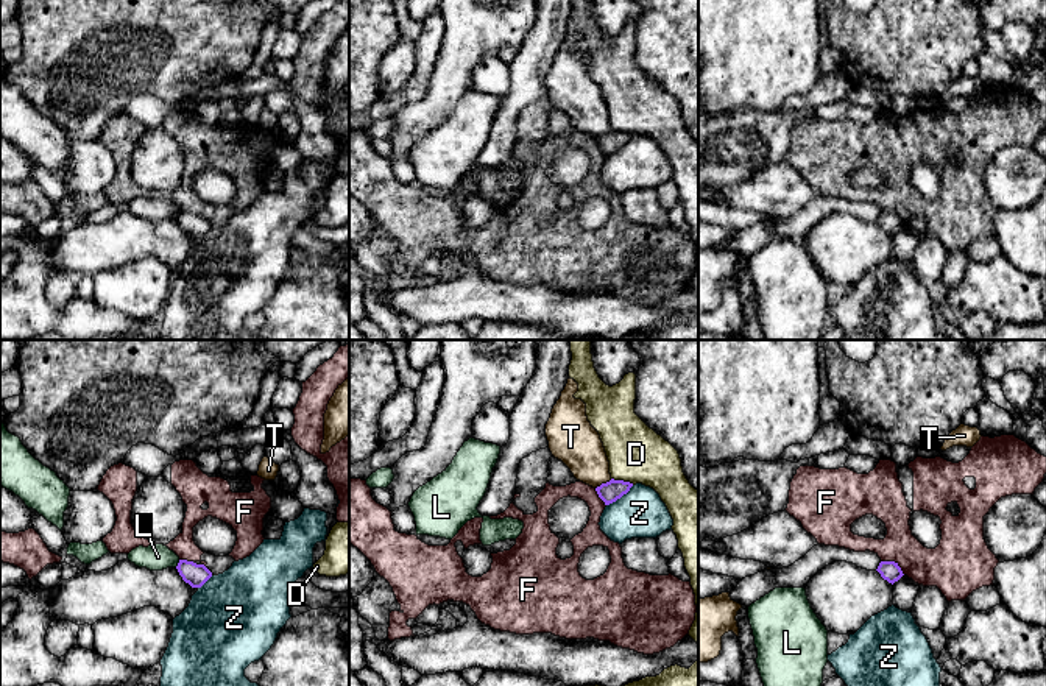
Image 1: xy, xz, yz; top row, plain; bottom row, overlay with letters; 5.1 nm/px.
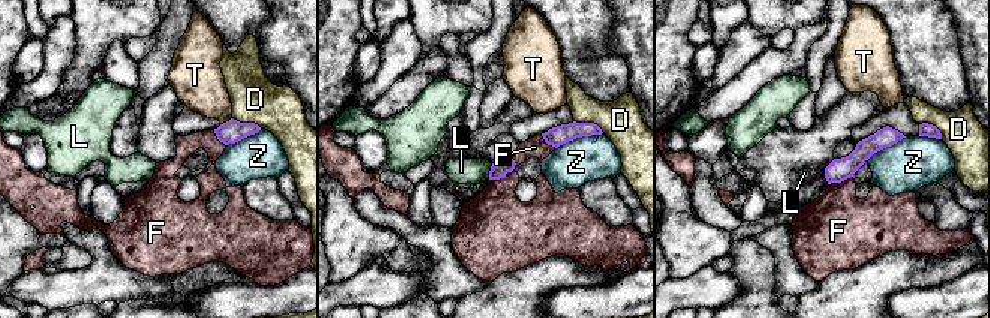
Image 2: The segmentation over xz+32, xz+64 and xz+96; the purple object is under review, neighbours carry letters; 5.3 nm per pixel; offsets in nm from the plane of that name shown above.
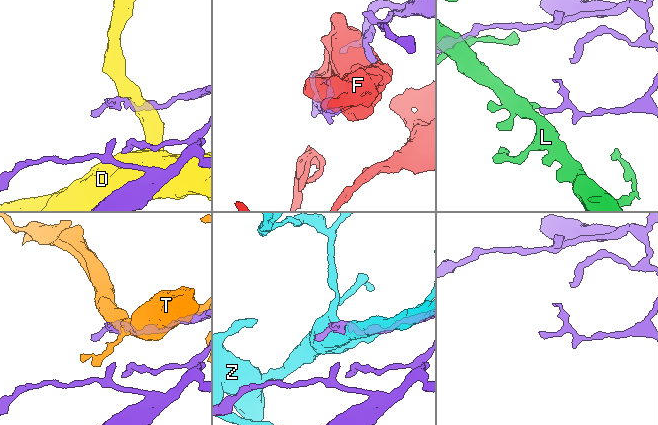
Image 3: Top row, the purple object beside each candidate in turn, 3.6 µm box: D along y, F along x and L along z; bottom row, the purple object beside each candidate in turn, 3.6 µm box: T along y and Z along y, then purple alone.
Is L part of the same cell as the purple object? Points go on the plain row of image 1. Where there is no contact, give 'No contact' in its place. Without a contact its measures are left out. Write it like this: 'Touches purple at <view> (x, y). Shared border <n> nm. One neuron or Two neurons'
Touches purple at xy (178, 214). Shared border 50 nm. Two neurons

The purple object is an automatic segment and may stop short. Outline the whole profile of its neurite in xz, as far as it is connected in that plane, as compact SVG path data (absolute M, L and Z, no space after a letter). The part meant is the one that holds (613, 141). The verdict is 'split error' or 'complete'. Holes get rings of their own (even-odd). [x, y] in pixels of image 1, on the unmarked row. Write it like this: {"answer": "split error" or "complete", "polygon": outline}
{"answer": "complete", "polygon": "M611 129L606 134L602 134L600 137L595 139L599 148L605 153L605 156L610 156L620 150L624 145L630 142L633 134L624 133L624 131L614 131Z"}

